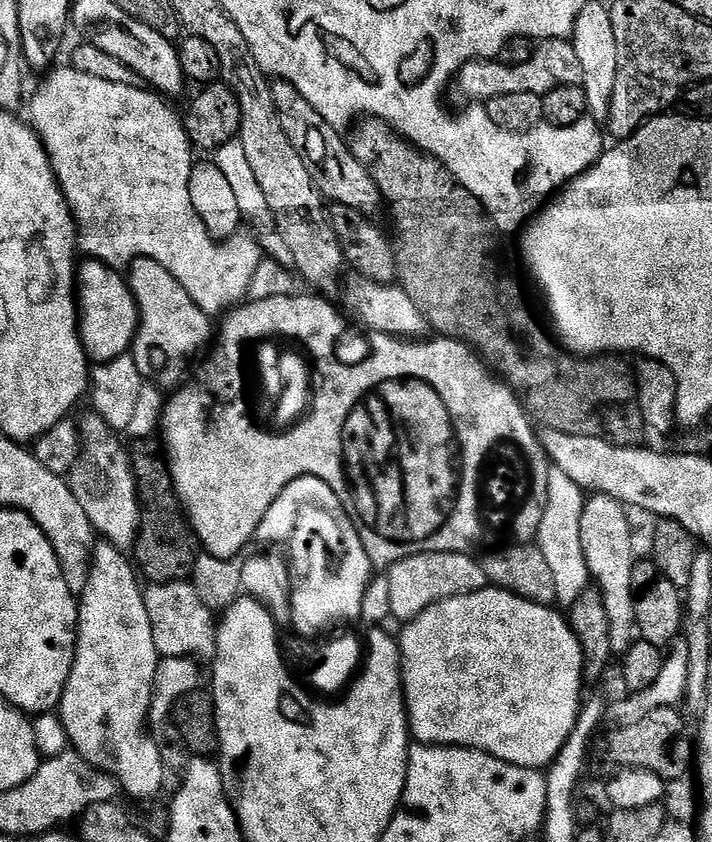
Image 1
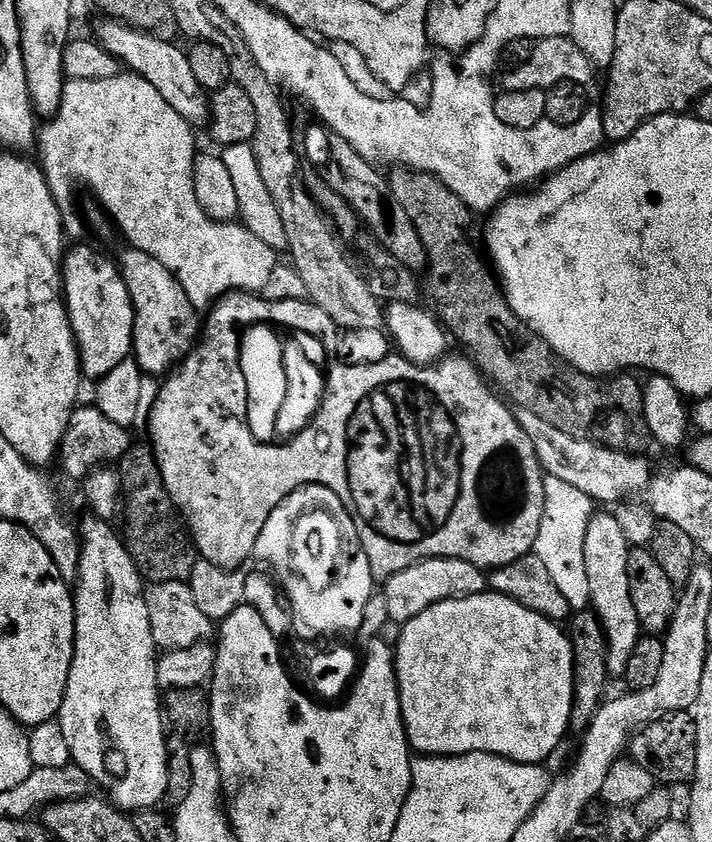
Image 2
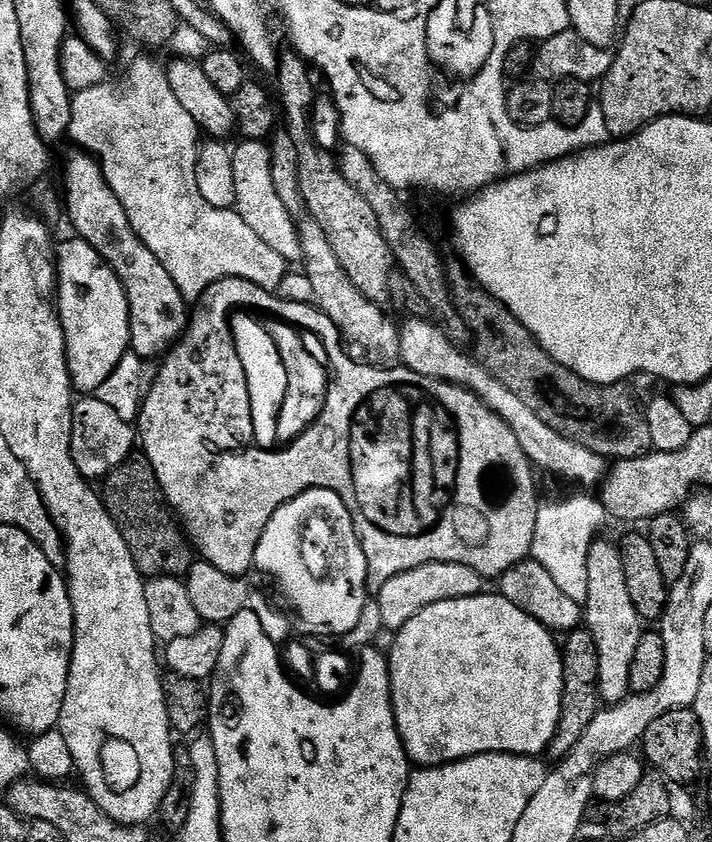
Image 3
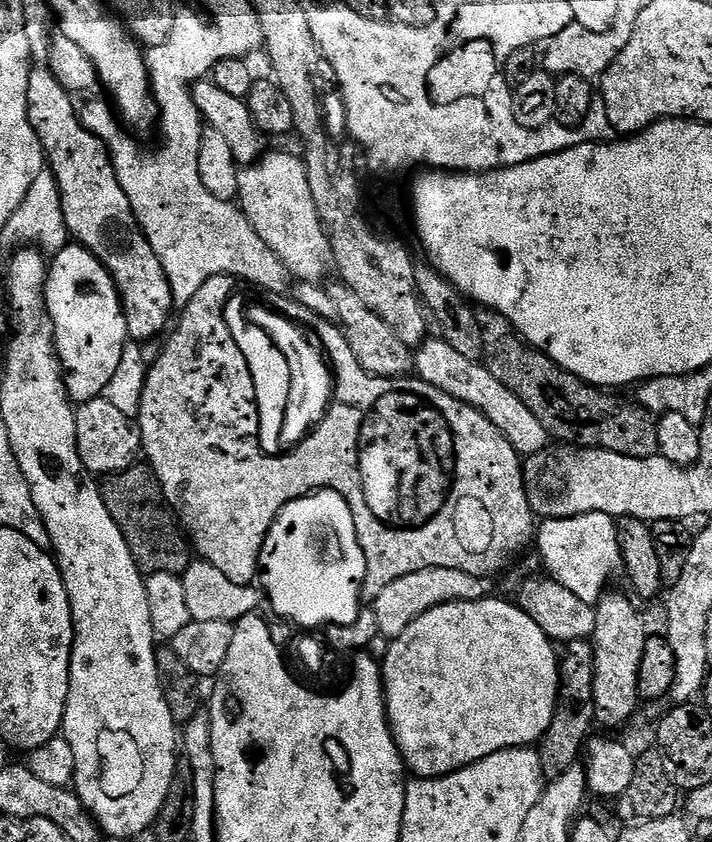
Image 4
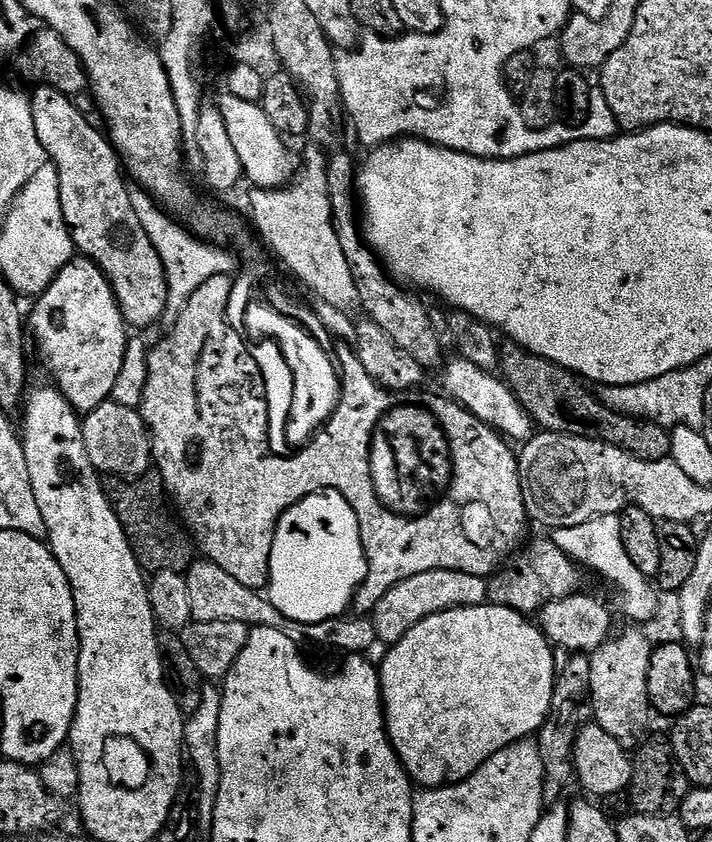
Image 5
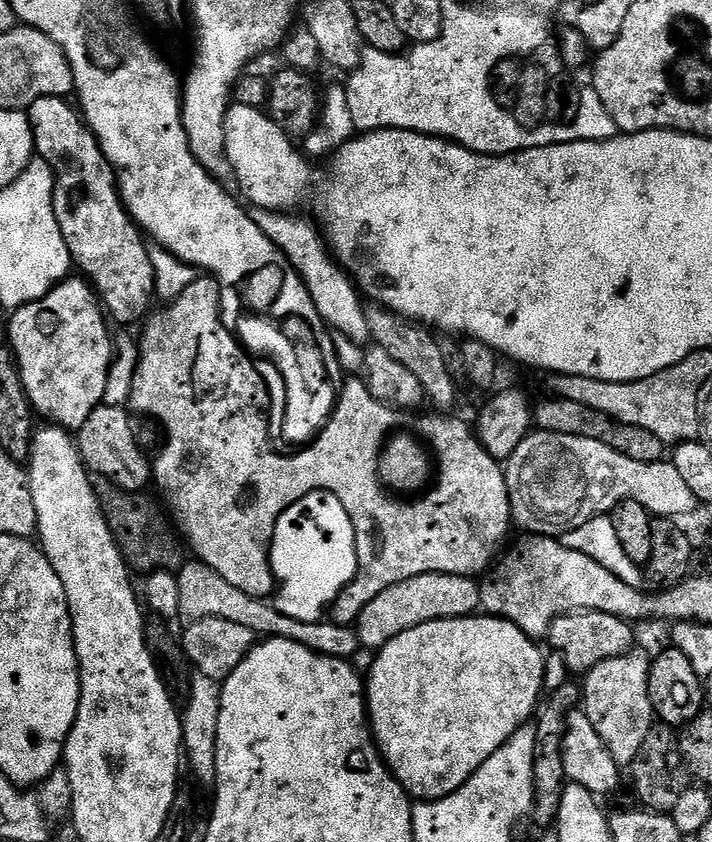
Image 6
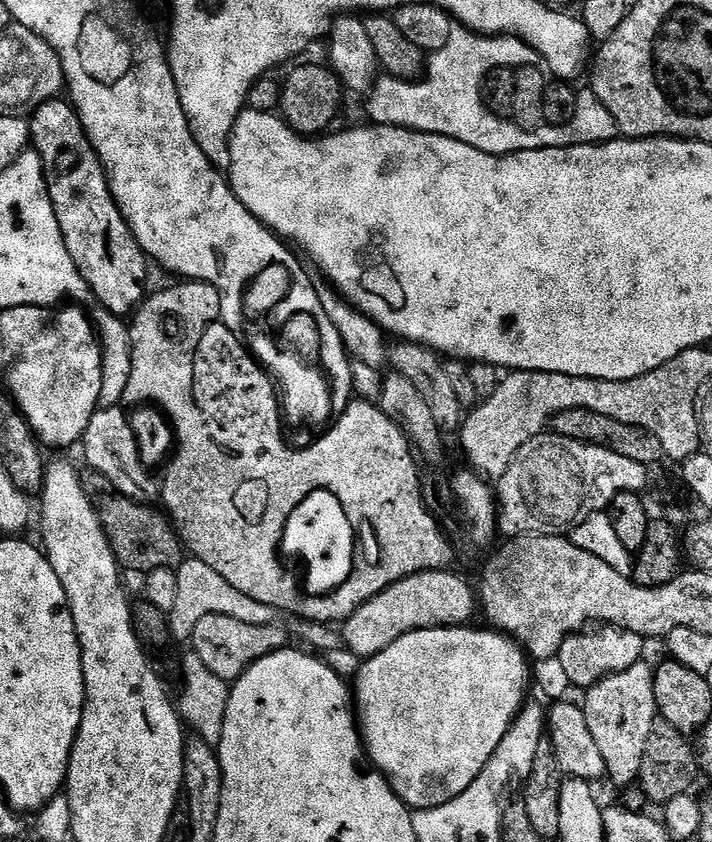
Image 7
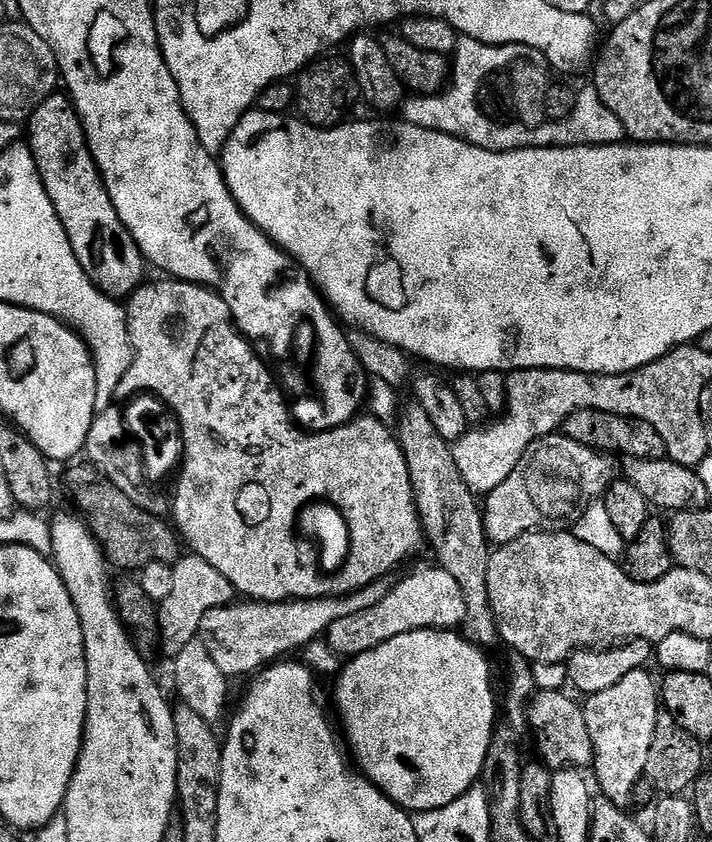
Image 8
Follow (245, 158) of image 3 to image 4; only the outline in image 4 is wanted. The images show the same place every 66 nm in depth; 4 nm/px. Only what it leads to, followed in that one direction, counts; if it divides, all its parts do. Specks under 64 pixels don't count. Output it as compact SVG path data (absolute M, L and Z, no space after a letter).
M265 151L259 160L239 169L236 195L240 211L250 226L254 226L258 238L278 254L297 281L316 284L328 271L333 271L332 247L320 222L308 185L308 172L299 155Z

